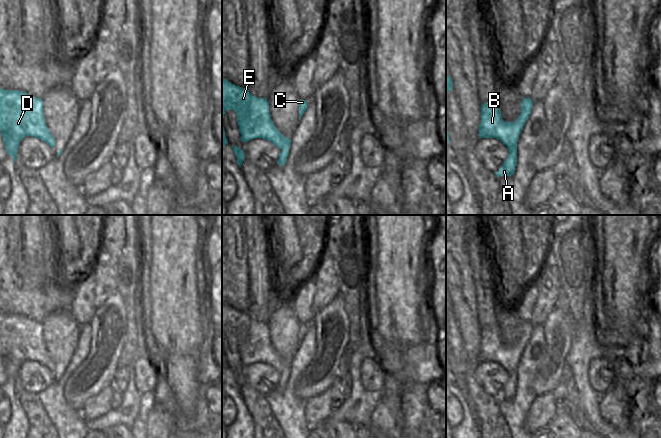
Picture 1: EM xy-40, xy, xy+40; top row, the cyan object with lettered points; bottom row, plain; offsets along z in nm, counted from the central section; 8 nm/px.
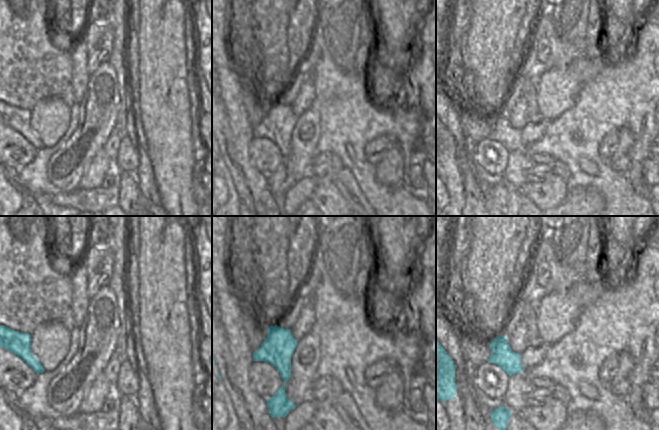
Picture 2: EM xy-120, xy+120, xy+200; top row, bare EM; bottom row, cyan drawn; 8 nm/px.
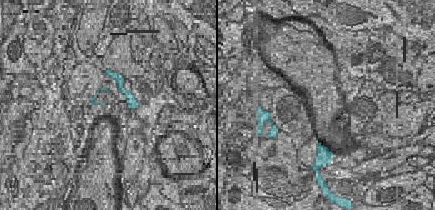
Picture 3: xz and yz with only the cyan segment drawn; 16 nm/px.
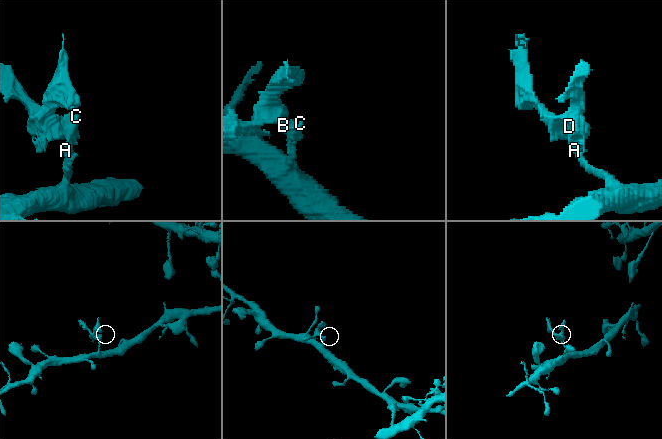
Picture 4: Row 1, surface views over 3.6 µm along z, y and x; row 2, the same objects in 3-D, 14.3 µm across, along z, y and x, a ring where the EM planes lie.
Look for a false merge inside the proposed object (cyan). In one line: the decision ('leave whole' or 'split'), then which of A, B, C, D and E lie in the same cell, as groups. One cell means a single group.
split | A / B C D E

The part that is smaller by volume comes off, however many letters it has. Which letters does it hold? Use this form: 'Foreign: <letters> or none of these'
Foreign: B, C, D, E

